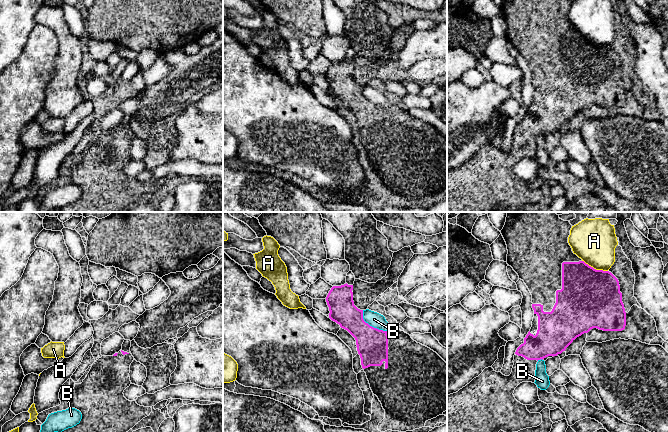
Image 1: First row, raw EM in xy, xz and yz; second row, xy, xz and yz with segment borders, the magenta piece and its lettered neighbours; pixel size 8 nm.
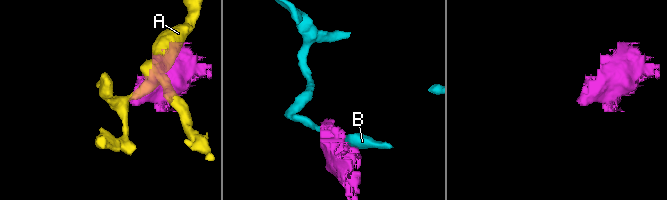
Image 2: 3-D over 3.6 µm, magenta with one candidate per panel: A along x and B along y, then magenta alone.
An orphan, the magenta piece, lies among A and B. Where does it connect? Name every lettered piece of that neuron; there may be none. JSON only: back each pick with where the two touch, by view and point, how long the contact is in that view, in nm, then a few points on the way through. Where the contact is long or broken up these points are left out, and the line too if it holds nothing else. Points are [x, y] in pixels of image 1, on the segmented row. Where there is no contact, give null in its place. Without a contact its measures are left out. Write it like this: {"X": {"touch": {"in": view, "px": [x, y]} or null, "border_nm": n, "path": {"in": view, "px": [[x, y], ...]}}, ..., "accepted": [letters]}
{"accepted": []}

